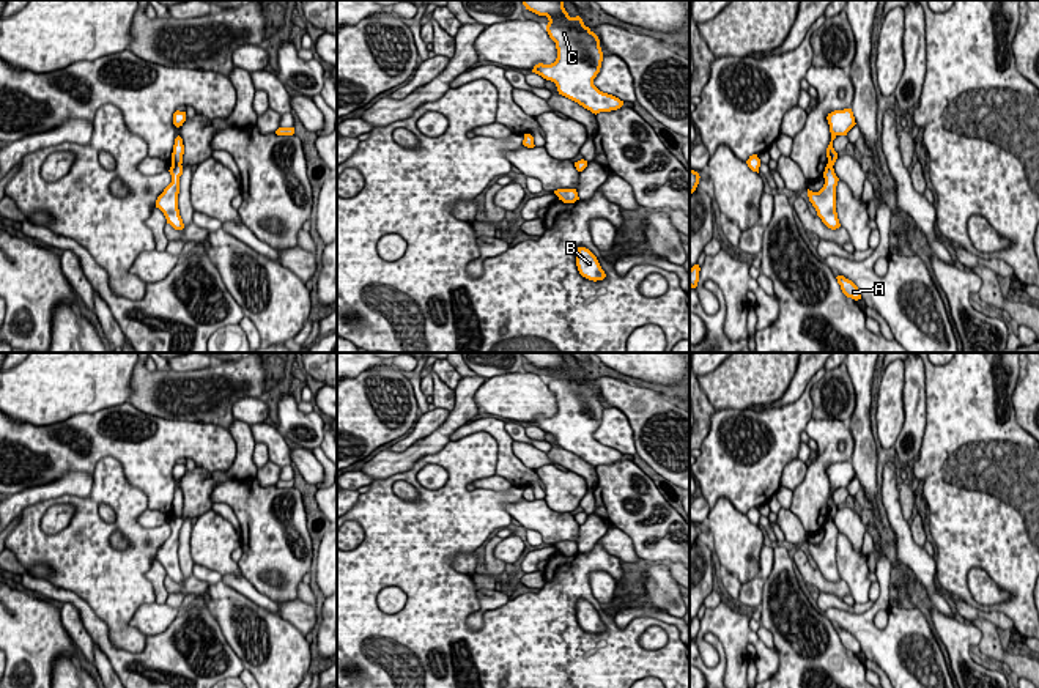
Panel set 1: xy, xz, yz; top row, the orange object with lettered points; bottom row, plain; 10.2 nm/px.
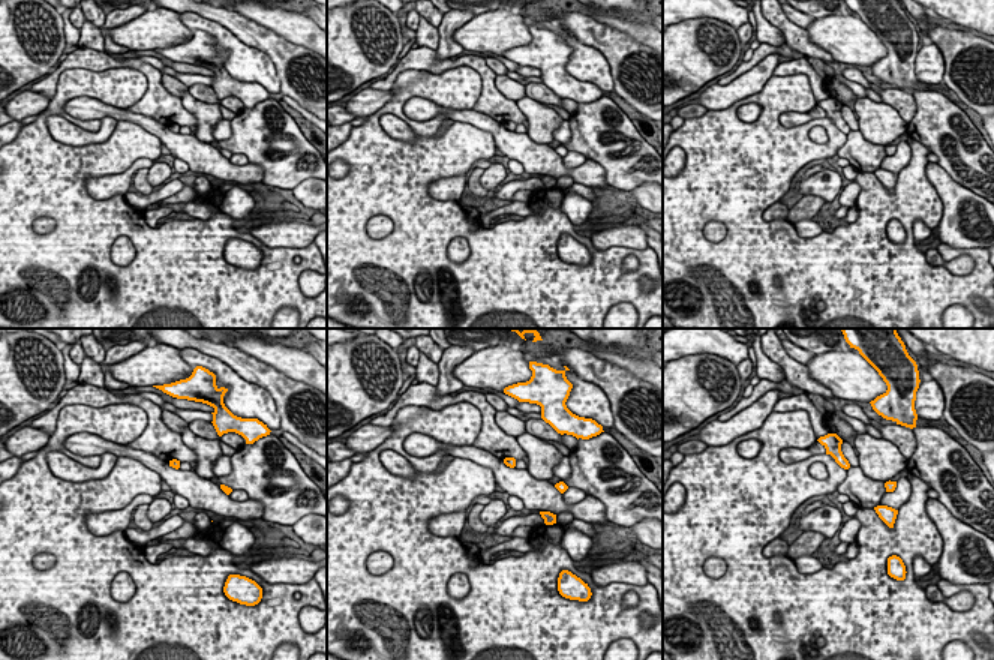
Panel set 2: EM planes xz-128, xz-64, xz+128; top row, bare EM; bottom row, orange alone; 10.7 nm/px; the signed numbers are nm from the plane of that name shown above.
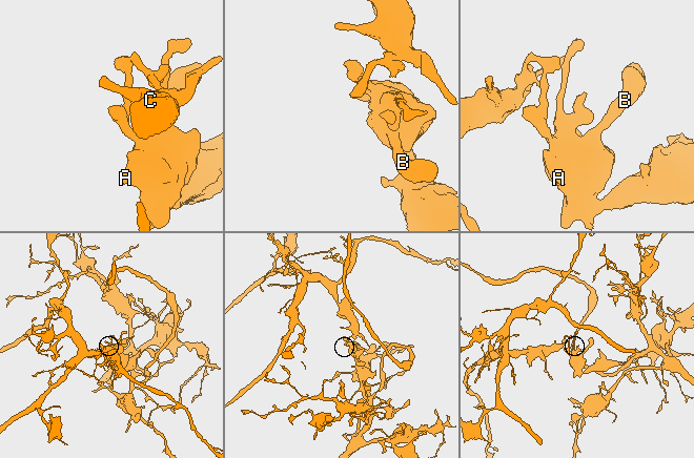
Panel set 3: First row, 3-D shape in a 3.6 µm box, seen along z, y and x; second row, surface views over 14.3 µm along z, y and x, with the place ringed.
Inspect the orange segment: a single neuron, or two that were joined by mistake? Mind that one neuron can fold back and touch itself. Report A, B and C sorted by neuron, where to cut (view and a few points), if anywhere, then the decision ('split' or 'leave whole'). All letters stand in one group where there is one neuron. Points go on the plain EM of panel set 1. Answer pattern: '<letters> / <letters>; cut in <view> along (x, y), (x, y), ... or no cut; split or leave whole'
A B / C; cut in yz along (833, 525), (825, 532); split

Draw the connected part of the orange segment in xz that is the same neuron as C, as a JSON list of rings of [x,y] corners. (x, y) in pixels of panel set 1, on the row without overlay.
[[[521,353],[526,362],[548,370],[546,384],[556,395],[557,411],[551,417],[538,416],[532,425],[556,436],[559,447],[578,455],[592,466],[617,463],[623,458],[619,450],[600,444],[593,438],[593,431],[600,425],[603,405],[598,389],[584,378],[579,368],[570,370],[564,361],[564,353]]]

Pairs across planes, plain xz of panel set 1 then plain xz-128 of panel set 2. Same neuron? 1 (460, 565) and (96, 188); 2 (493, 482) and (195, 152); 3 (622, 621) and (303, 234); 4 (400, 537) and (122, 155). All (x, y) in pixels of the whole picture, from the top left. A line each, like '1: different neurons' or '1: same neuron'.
1: same neuron
2: same neuron
3: same neuron
4: same neuron

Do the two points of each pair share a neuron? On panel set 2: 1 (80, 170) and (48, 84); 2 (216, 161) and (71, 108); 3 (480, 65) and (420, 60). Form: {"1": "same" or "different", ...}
{"1": "different", "2": "same", "3": "same"}

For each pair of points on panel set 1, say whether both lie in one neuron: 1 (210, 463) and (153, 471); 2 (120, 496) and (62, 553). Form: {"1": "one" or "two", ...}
{"1": "one", "2": "one"}

